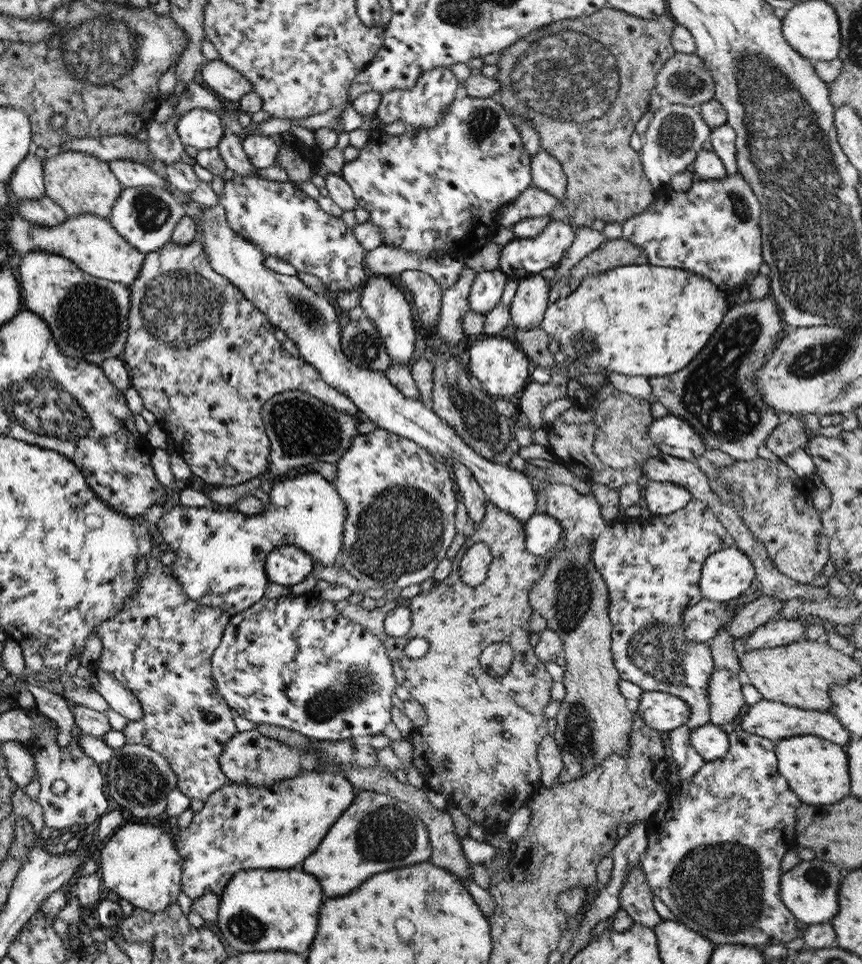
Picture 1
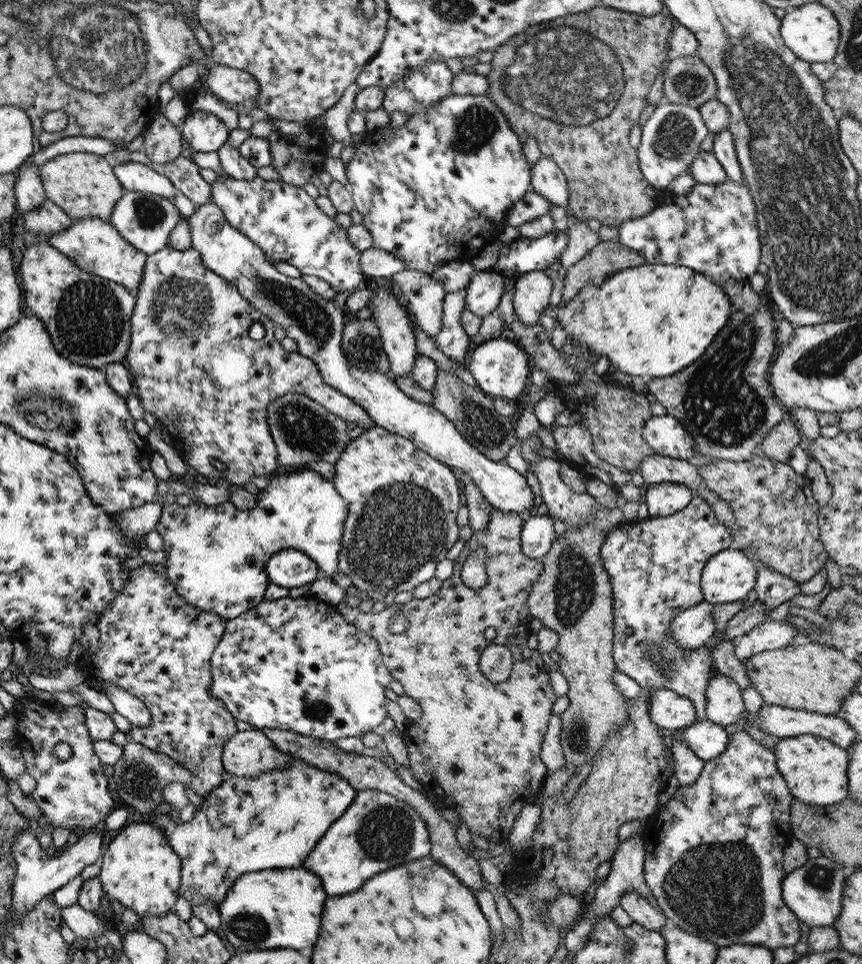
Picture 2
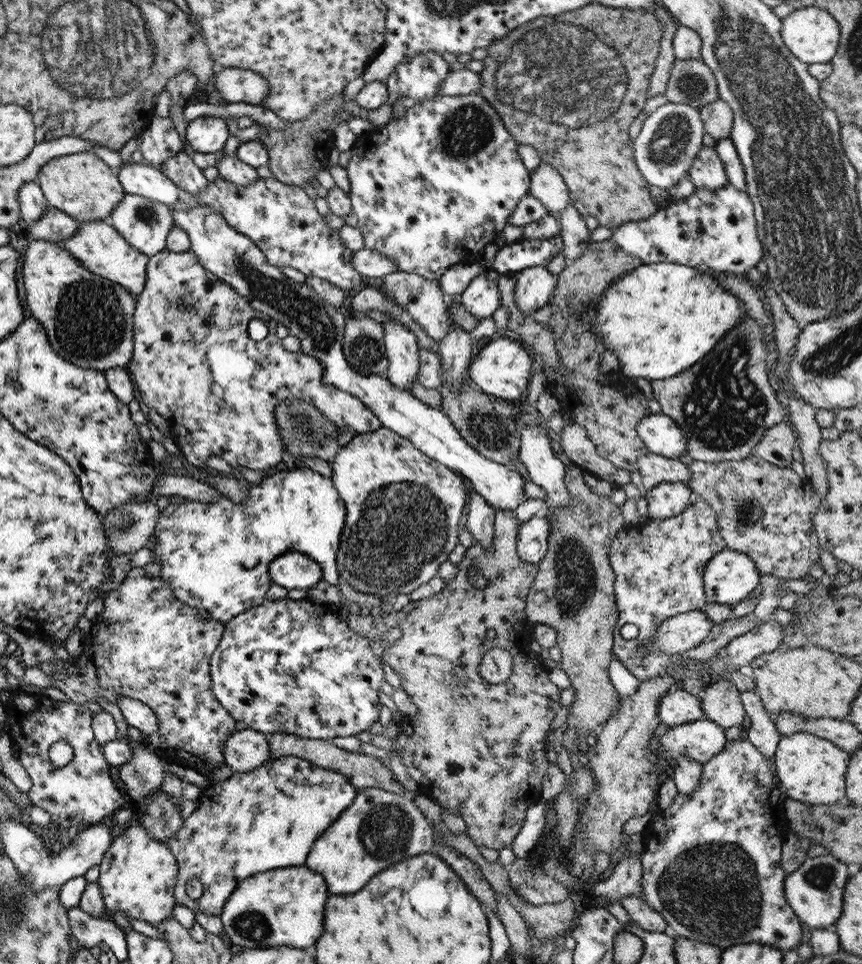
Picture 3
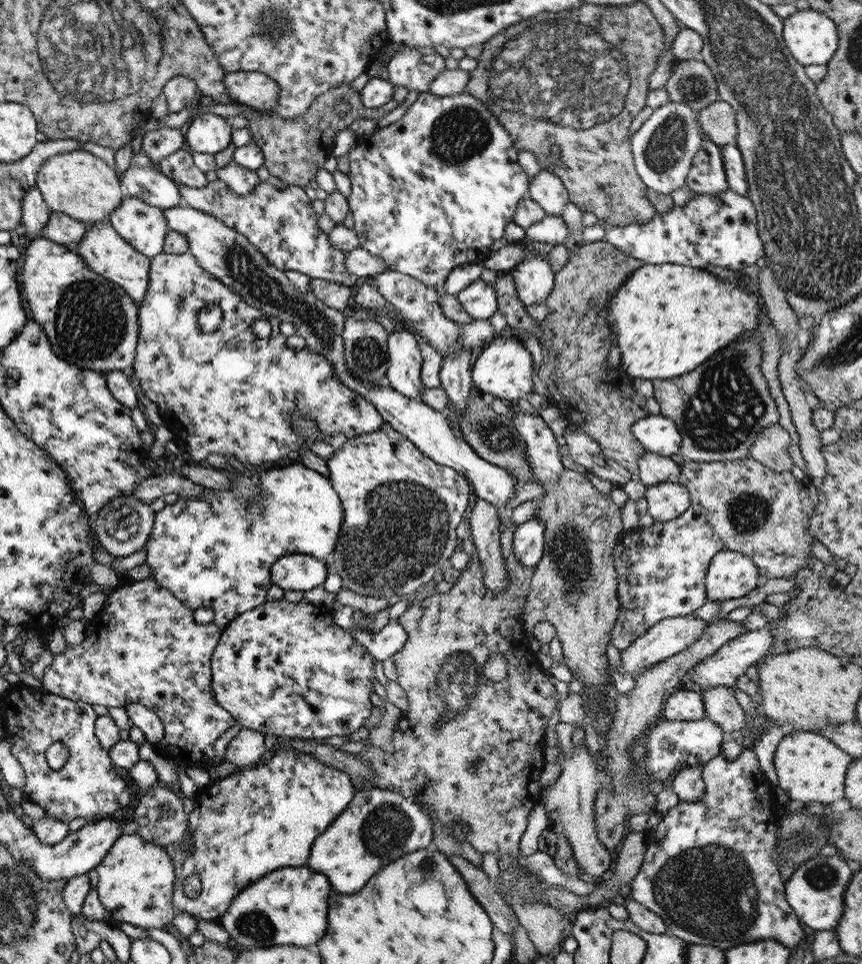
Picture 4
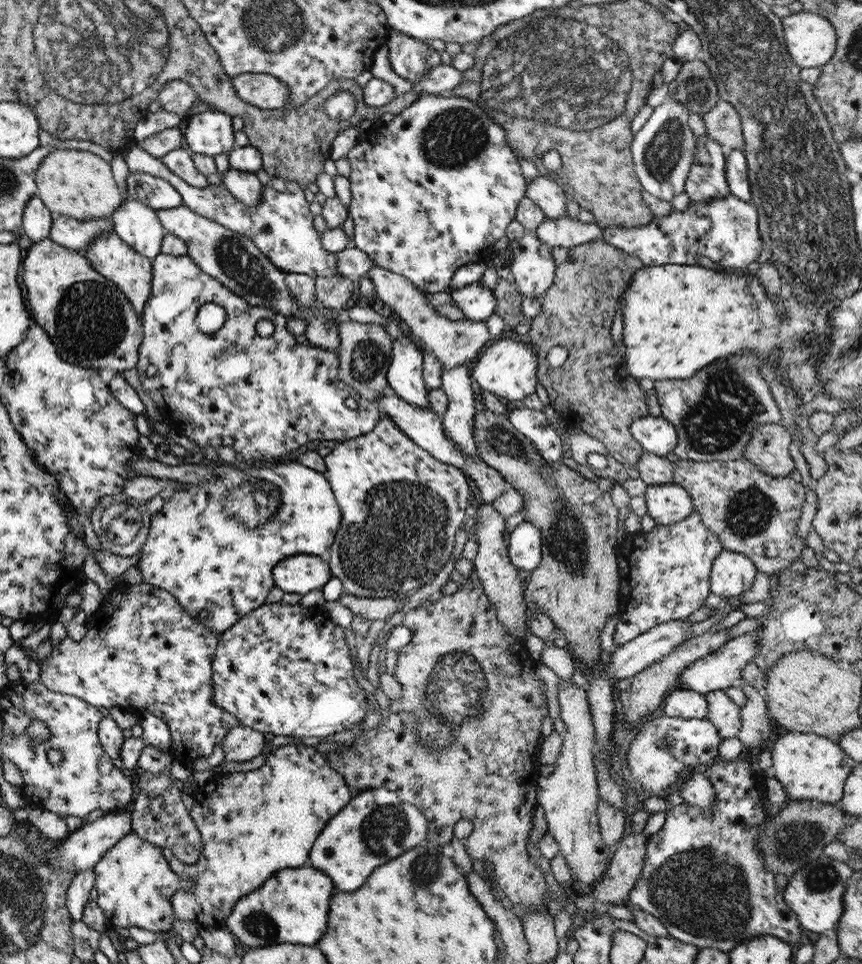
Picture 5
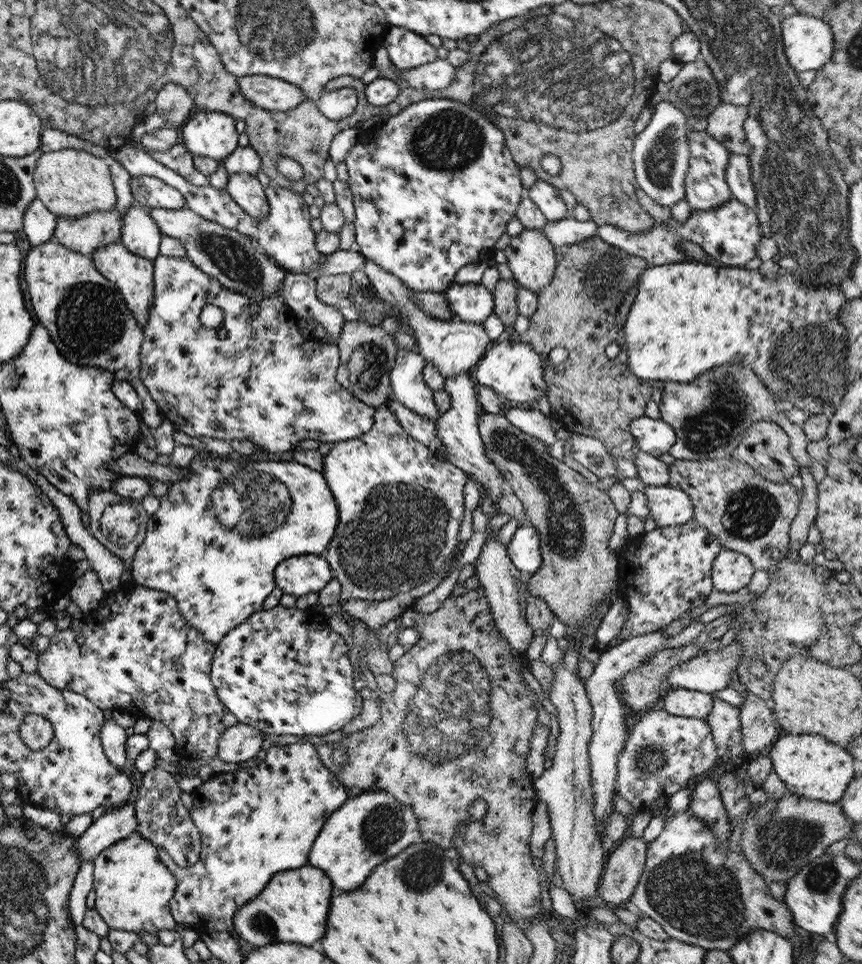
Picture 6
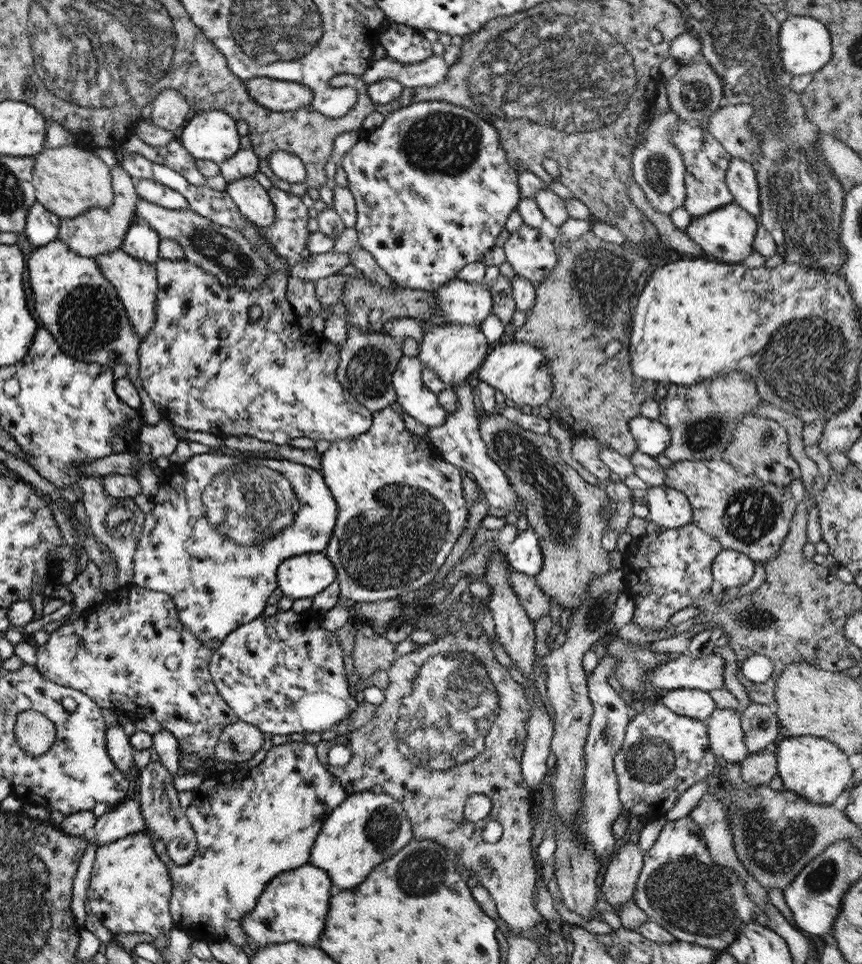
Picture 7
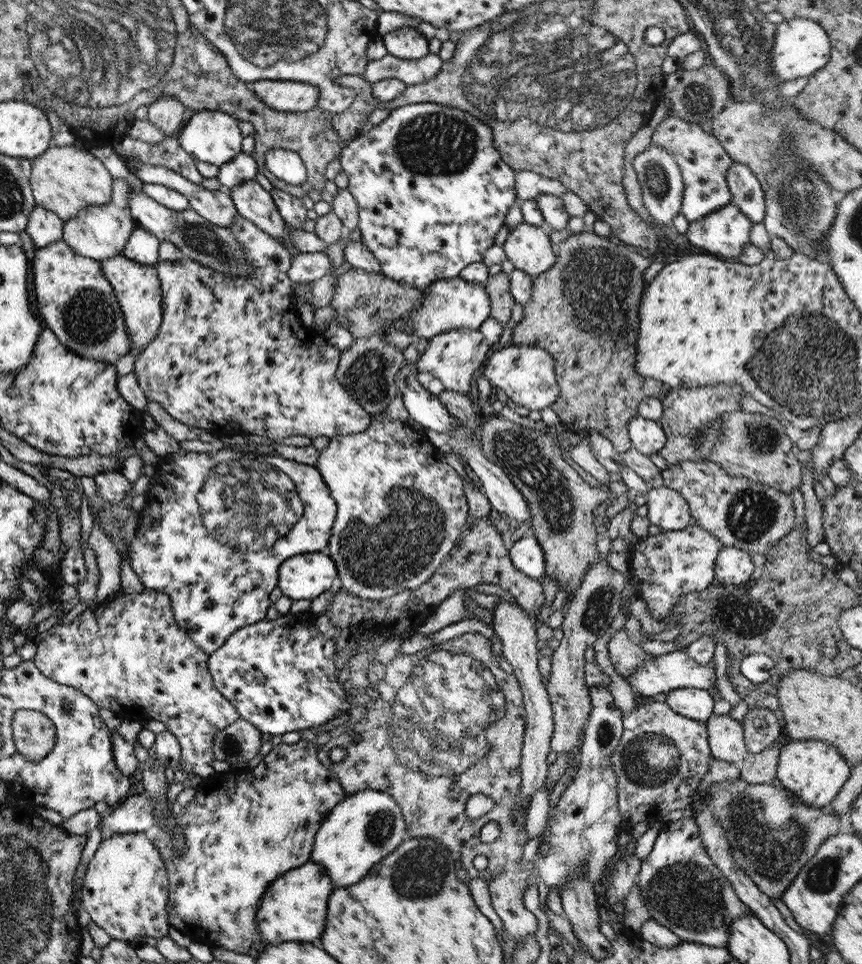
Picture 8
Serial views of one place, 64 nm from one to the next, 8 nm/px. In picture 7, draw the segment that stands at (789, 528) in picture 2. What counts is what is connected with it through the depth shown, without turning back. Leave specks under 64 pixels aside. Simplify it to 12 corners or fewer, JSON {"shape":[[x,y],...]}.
{"shape":[[719,458],[673,461],[663,485],[722,549],[764,564],[796,507],[788,487]]}

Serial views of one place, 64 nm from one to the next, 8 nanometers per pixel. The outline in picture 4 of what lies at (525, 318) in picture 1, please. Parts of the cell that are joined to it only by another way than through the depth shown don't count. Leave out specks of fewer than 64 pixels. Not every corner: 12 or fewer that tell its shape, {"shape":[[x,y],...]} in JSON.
{"shape":[[526,250],[507,272],[523,307],[551,293],[554,272],[547,256]]}

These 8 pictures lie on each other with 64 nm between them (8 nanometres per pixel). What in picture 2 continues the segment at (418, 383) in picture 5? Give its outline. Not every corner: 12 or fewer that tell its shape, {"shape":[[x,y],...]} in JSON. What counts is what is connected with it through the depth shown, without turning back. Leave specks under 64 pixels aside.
{"shape":[[368,282],[367,308],[390,364],[386,378],[410,374],[415,336],[395,294]]}

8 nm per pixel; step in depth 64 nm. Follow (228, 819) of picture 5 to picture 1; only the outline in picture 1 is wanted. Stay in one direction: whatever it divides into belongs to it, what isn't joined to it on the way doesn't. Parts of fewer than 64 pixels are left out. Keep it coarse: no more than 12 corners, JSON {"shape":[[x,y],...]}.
{"shape":[[342,774],[225,782],[172,838],[180,891],[293,868],[349,807]]}

